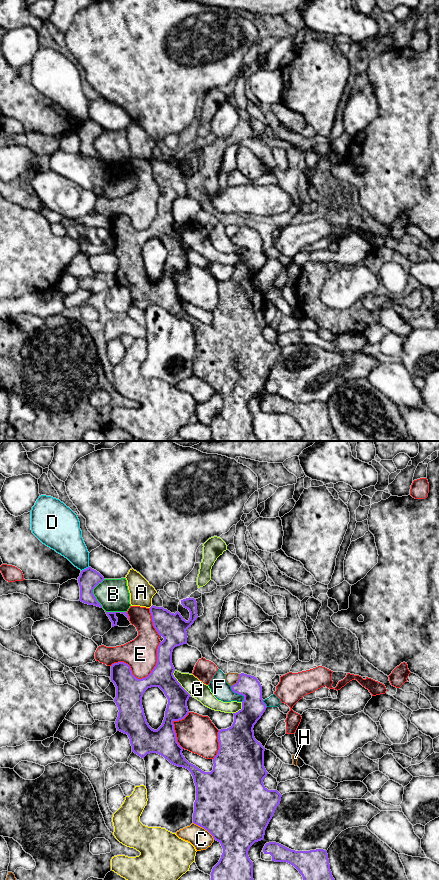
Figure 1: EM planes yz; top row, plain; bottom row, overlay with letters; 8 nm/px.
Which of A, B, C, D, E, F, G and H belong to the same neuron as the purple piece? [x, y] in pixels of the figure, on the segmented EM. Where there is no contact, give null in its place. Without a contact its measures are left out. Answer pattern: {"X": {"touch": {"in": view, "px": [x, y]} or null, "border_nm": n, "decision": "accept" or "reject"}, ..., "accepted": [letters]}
{"A": {"touch": {"in": "yz", "px": [151, 606]}, "border_nm": 40, "decision": "reject"}, "B": {"touch": {"in": "yz", "px": [92, 593]}, "border_nm": 240, "decision": "reject"}, "C": {"touch": {"in": "yz", "px": [204, 828]}, "border_nm": 220, "decision": "reject"}, "D": {"touch": {"in": "yz", "px": [84, 569]}, "border_nm": 80, "decision": "reject"}, "E": {"touch": {"in": "yz", "px": [145, 677]}, "border_nm": 440, "decision": "reject"}, "F": {"touch": {"in": "yz", "px": [238, 693]}, "border_nm": 160, "decision": "reject"}, "G": {"touch": {"in": "yz", "px": [179, 683]}, "border_nm": 240, "decision": "reject"}, "H": {"touch": {"in": "yz", "px": [237, 681]}, "border_nm": 120, "decision": "reject"}, "accepted": []}

